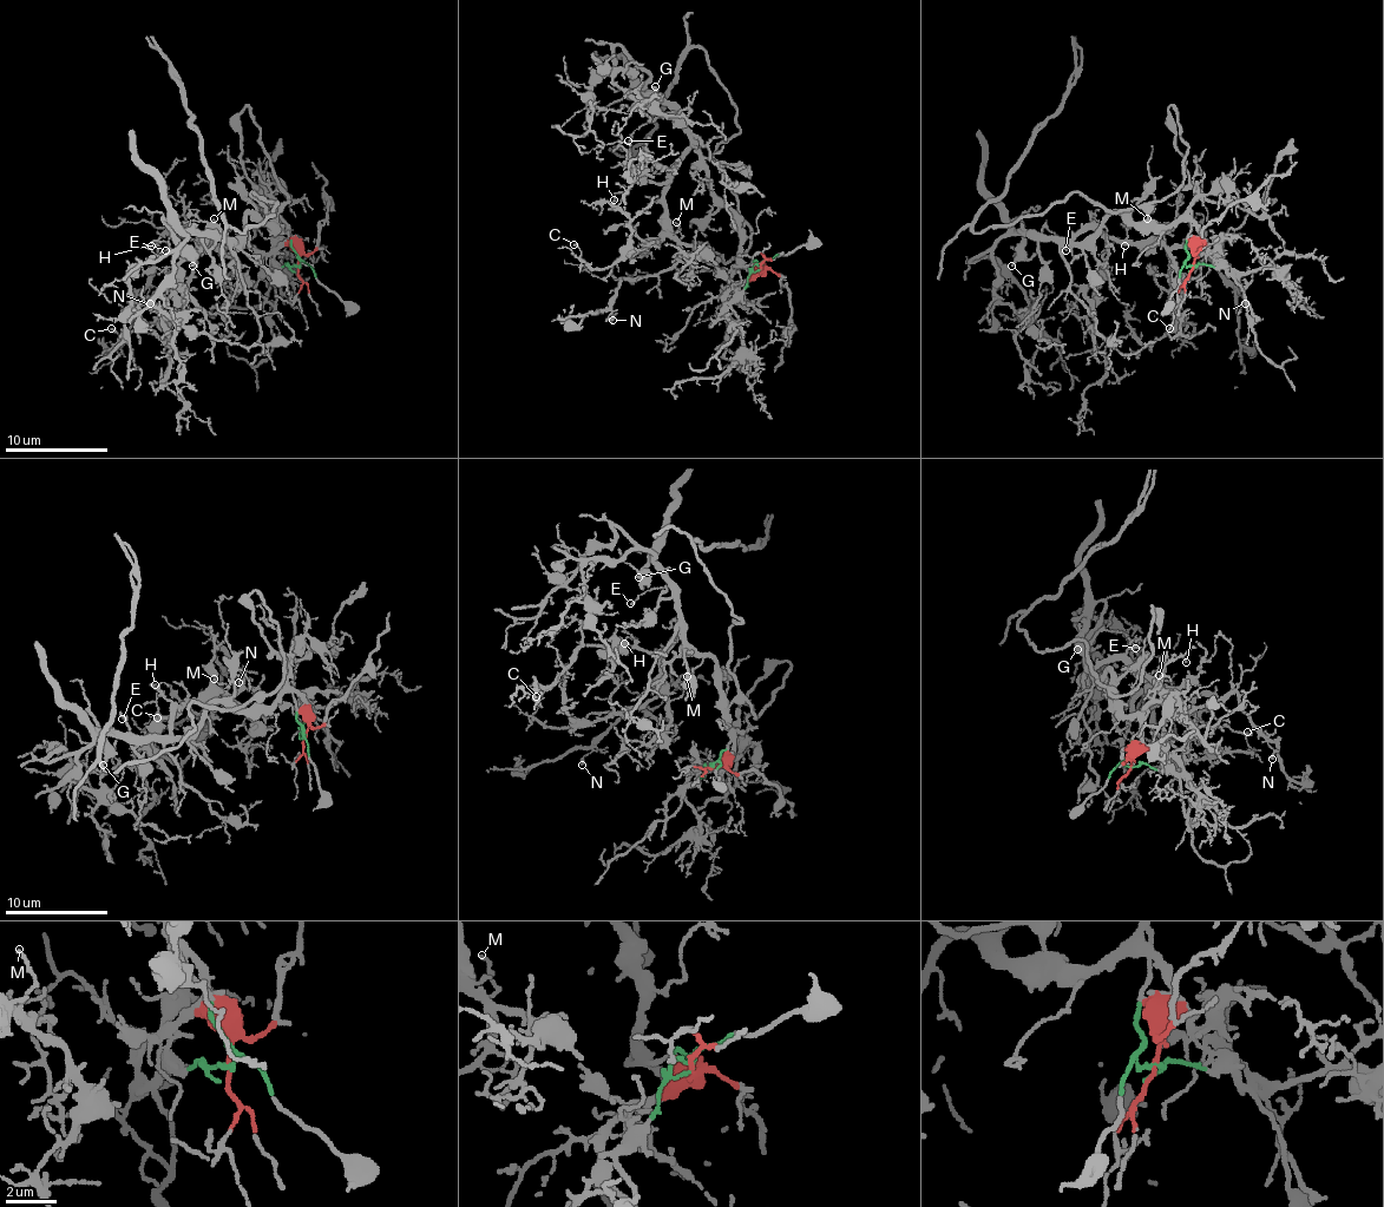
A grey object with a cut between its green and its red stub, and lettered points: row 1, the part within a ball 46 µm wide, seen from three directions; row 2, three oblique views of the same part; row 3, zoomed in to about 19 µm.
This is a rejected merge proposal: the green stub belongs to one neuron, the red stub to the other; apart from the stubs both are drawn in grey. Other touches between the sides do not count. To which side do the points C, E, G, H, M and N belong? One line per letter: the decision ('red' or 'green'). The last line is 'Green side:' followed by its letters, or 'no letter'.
C: red
E: red
G: red
H: red
M: red
N: red
Green side: no letter

